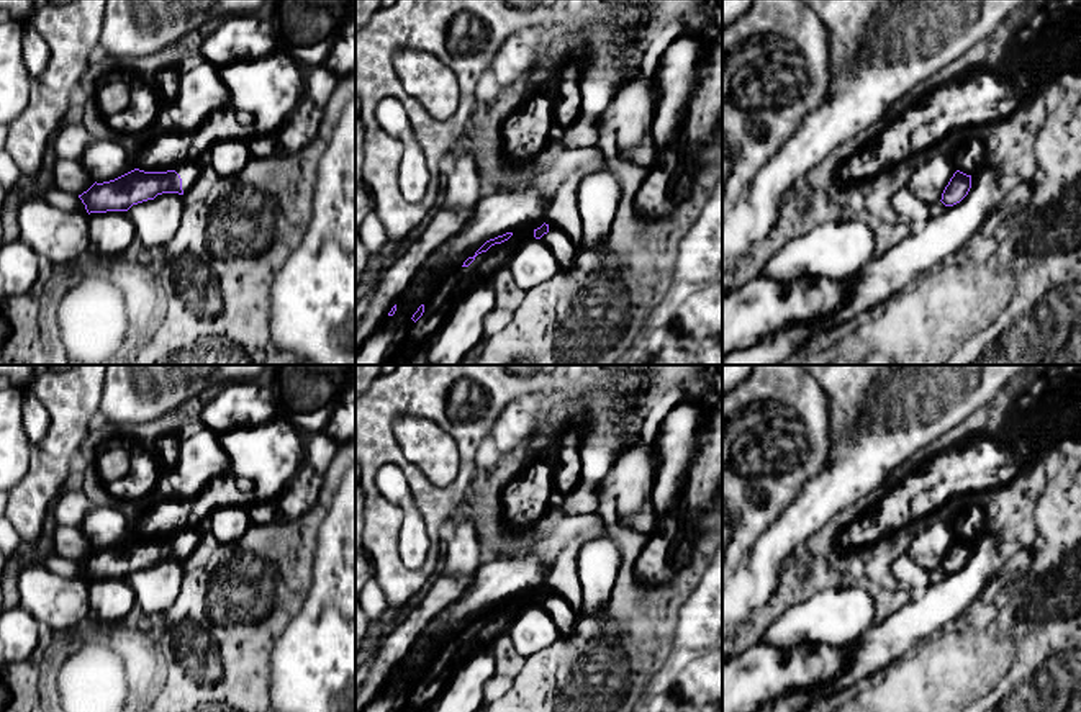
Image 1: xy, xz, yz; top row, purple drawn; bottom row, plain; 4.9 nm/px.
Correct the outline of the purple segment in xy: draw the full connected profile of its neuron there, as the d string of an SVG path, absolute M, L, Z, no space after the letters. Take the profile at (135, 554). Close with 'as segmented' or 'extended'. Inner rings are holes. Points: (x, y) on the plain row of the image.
M187 529L167 539L134 535L115 547L93 550L79 561L87 579L128 578L133 571L154 566L162 560L188 558L201 539L201 529Z | extended

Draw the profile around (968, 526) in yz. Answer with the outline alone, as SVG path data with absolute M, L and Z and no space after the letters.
M971 506L950 522L957 537L975 542L978 540L989 524L988 514L979 506Z

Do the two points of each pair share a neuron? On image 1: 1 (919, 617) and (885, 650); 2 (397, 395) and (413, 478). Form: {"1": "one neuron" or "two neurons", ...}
{"1": "one neuron", "2": "one neuron"}

